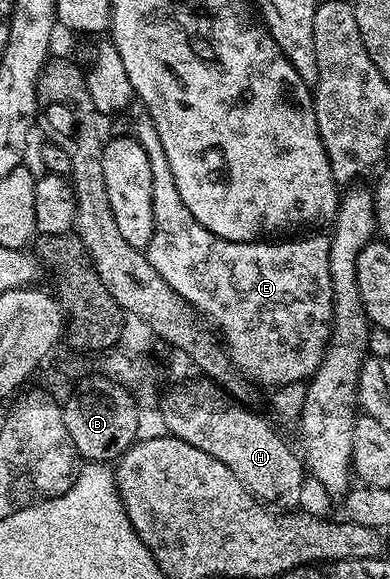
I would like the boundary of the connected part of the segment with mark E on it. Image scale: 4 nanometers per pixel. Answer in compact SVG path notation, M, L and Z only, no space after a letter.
M142 117L134 131L138 144L144 153L148 153L148 165L152 169L154 232L152 241L144 248L146 260L152 269L156 269L156 273L160 273L160 277L164 277L171 289L181 299L185 299L195 312L203 311L222 330L221 338L226 353L245 378L269 389L309 380L320 365L326 344L330 342L330 327L334 317L332 273L328 269L329 238L325 234L318 235L322 233L310 233L289 241L233 243L216 237L204 229L204 225L200 225L200 221L188 213L188 205L180 201L176 181L172 178L172 168L168 166L168 157L164 157L164 145L160 145L160 133L156 133L153 121L149 117Z

